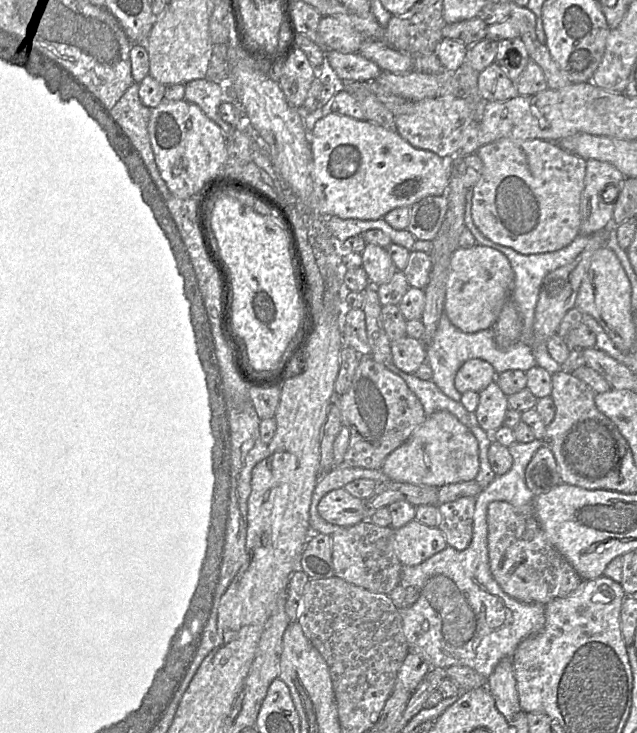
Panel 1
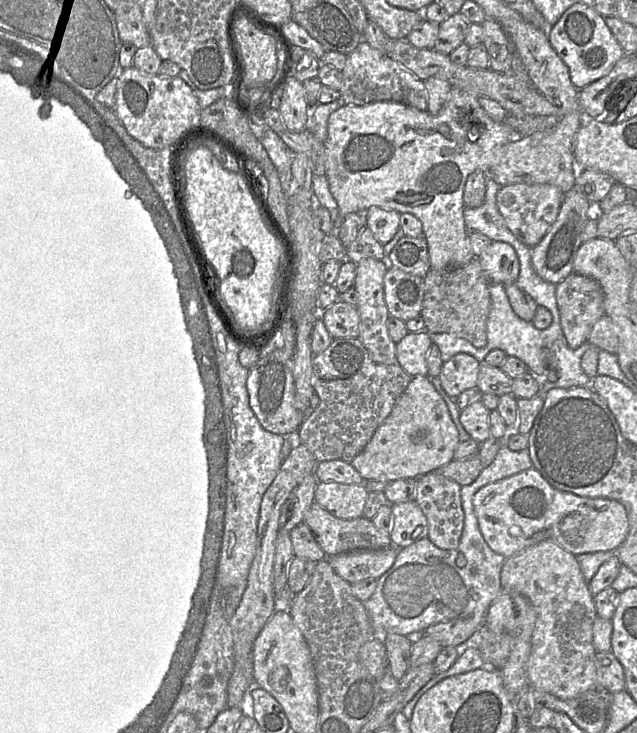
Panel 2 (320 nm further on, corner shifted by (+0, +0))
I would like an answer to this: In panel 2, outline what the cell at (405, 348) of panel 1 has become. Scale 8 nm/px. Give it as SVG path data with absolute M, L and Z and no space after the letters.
M409 332L396 344L396 362L411 377L428 376L427 355L431 332Z

